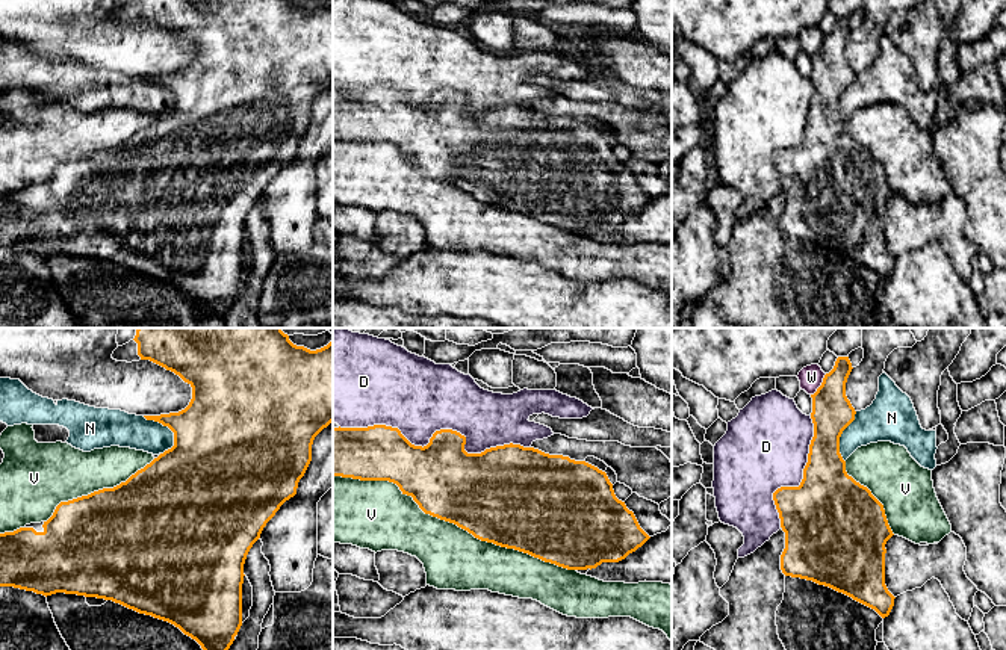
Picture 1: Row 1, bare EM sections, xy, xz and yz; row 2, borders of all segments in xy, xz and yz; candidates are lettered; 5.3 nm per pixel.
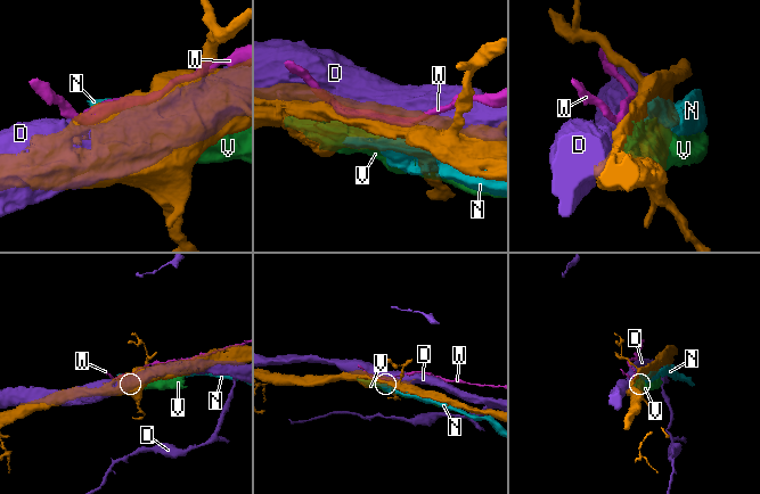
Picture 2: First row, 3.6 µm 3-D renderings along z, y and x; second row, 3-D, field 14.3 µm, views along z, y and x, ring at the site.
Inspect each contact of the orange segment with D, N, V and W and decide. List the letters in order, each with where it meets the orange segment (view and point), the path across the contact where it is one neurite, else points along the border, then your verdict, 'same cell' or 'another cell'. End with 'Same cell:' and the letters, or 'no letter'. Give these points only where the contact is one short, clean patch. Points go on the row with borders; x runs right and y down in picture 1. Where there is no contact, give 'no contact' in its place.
D: xz (439, 431) | another cell
N: xy (167, 425) | another cell
V: xz (454, 523) | another cell
W: yz (822, 384) | another cell
Same cell: no letter

